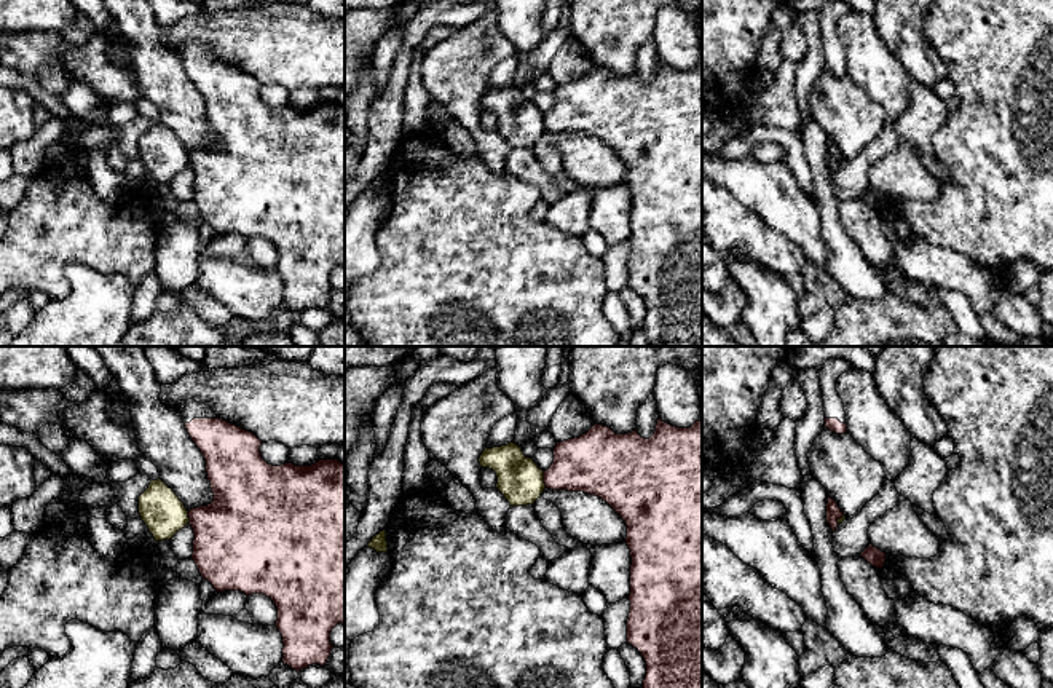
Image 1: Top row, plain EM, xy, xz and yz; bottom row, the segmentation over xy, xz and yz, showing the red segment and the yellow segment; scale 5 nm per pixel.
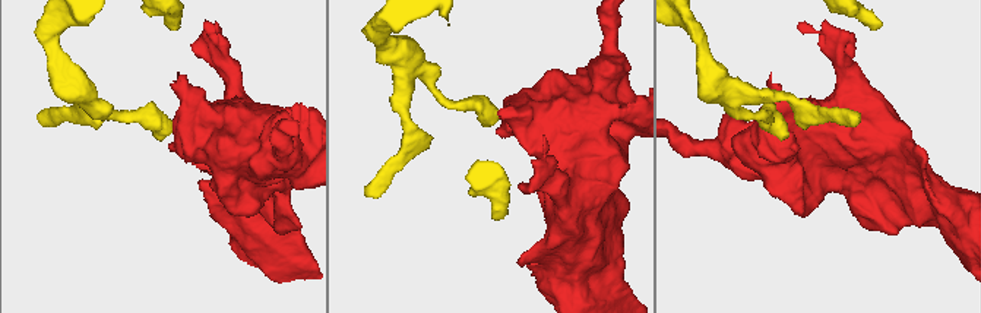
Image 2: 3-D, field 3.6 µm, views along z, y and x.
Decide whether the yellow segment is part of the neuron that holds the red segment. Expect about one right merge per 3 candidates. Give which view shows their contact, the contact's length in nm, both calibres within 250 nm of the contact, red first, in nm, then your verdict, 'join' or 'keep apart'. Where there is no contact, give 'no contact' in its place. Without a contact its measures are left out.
contact in xz; length 90 nm; calibres 300 and 220 nm; keep apart

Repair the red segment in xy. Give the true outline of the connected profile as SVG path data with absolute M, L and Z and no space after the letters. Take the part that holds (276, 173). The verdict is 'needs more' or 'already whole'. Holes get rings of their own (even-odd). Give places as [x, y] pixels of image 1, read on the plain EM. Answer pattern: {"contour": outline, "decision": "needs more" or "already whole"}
{"contour": "M188 42L179 54L206 102L214 136L211 147L188 153L195 176L191 201L203 222L217 235L241 233L270 239L278 251L282 305L297 314L311 306L324 308L333 291L330 275L337 267L345 267L345 107L335 101L311 109L273 109L262 101L262 83L254 75L219 61L209 48Z", "decision": "needs more"}

